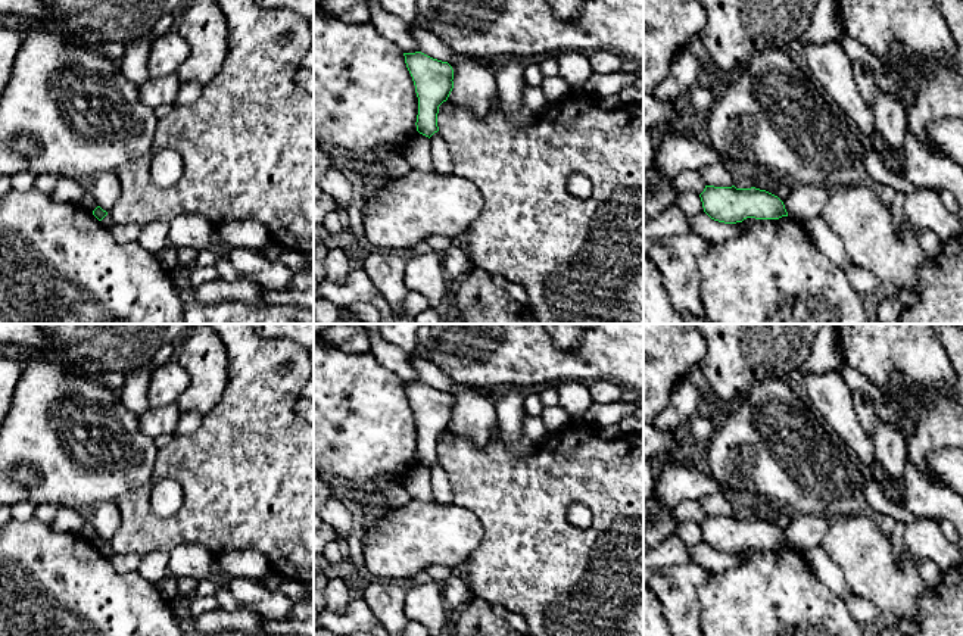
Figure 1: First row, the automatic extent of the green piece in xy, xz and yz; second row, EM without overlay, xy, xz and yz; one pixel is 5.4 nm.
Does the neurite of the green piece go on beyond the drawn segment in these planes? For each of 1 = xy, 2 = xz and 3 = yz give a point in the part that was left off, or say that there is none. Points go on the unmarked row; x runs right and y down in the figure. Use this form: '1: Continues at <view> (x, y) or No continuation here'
1: No continuation here
2: No continuation here
3: No continuation here

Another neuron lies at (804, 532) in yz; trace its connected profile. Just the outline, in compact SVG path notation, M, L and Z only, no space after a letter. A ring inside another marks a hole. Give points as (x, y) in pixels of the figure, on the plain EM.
M794 512L789 526L783 534L788 545L801 554L807 554L811 548L820 545L822 537L829 530L832 521Z

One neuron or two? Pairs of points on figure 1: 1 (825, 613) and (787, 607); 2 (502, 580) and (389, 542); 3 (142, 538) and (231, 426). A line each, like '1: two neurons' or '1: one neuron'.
1: one neuron
2: two neurons
3: one neuron

